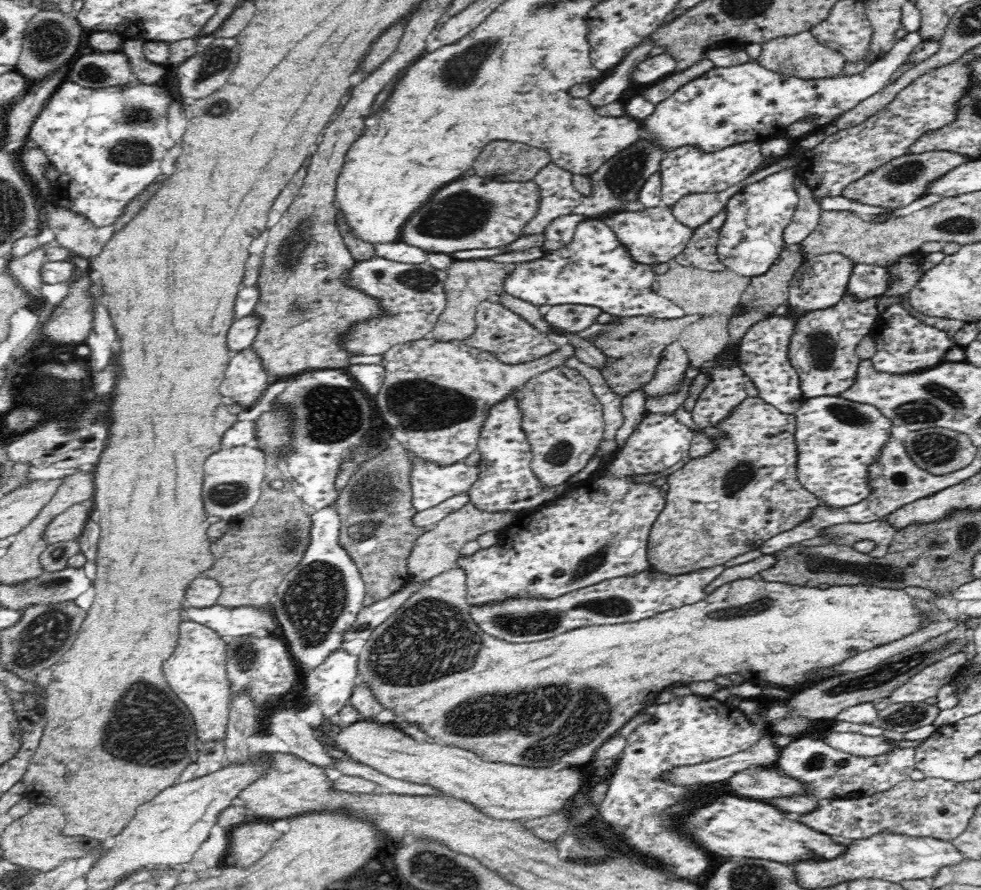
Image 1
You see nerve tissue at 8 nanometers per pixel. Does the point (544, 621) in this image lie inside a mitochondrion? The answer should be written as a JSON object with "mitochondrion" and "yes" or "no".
{"mitochondrion":"yes"}

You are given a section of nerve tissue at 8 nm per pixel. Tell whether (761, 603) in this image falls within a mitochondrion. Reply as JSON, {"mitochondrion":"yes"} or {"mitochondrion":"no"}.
{"mitochondrion":"yes"}

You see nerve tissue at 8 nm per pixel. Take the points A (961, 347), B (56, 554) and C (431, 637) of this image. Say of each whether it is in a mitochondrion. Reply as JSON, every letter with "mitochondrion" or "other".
{"A":"other","B":"mitochondrion","C":"mitochondrion"}

